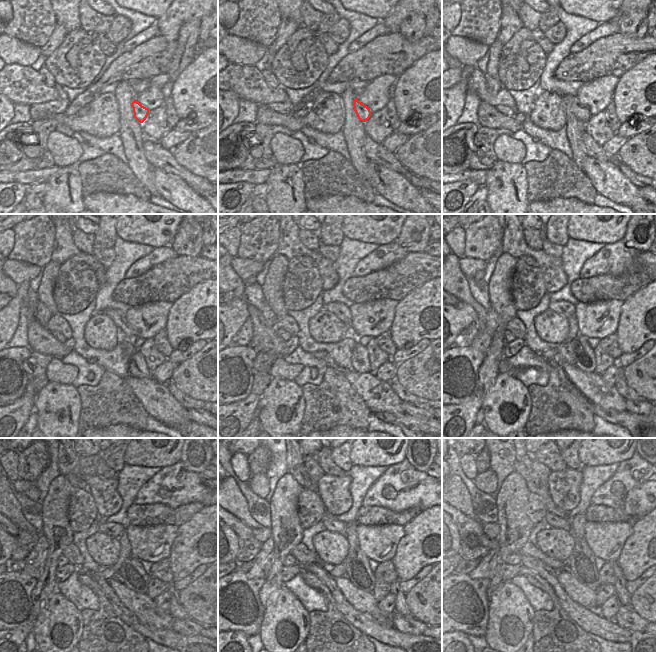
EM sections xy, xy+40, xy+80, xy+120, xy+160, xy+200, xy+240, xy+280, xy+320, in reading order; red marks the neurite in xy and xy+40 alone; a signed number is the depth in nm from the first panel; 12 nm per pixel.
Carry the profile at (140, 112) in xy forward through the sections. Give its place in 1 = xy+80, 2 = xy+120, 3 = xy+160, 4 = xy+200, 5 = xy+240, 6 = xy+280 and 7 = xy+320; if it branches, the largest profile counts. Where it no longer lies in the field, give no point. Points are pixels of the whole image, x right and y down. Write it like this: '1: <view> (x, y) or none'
1: xy+80 (582, 112)
2: xy+120 (119, 318)
3: xy+160 (340, 310)
4: xy+200 (564, 308)
5: xy+240 (113, 529)
6: xy+280 (331, 523)
7: xy+320 (552, 520)

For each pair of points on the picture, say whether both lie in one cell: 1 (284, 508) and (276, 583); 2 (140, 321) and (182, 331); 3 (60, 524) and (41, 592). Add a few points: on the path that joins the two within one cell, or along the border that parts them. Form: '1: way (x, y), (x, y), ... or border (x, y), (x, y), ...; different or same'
1: way (284, 527), (283, 546), (278, 556), (277, 564); same
2: border (172, 305), (164, 327); different
3: way (53, 536), (50, 574); same

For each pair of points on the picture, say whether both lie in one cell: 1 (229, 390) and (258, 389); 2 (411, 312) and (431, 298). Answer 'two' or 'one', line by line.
1: two
2: one

